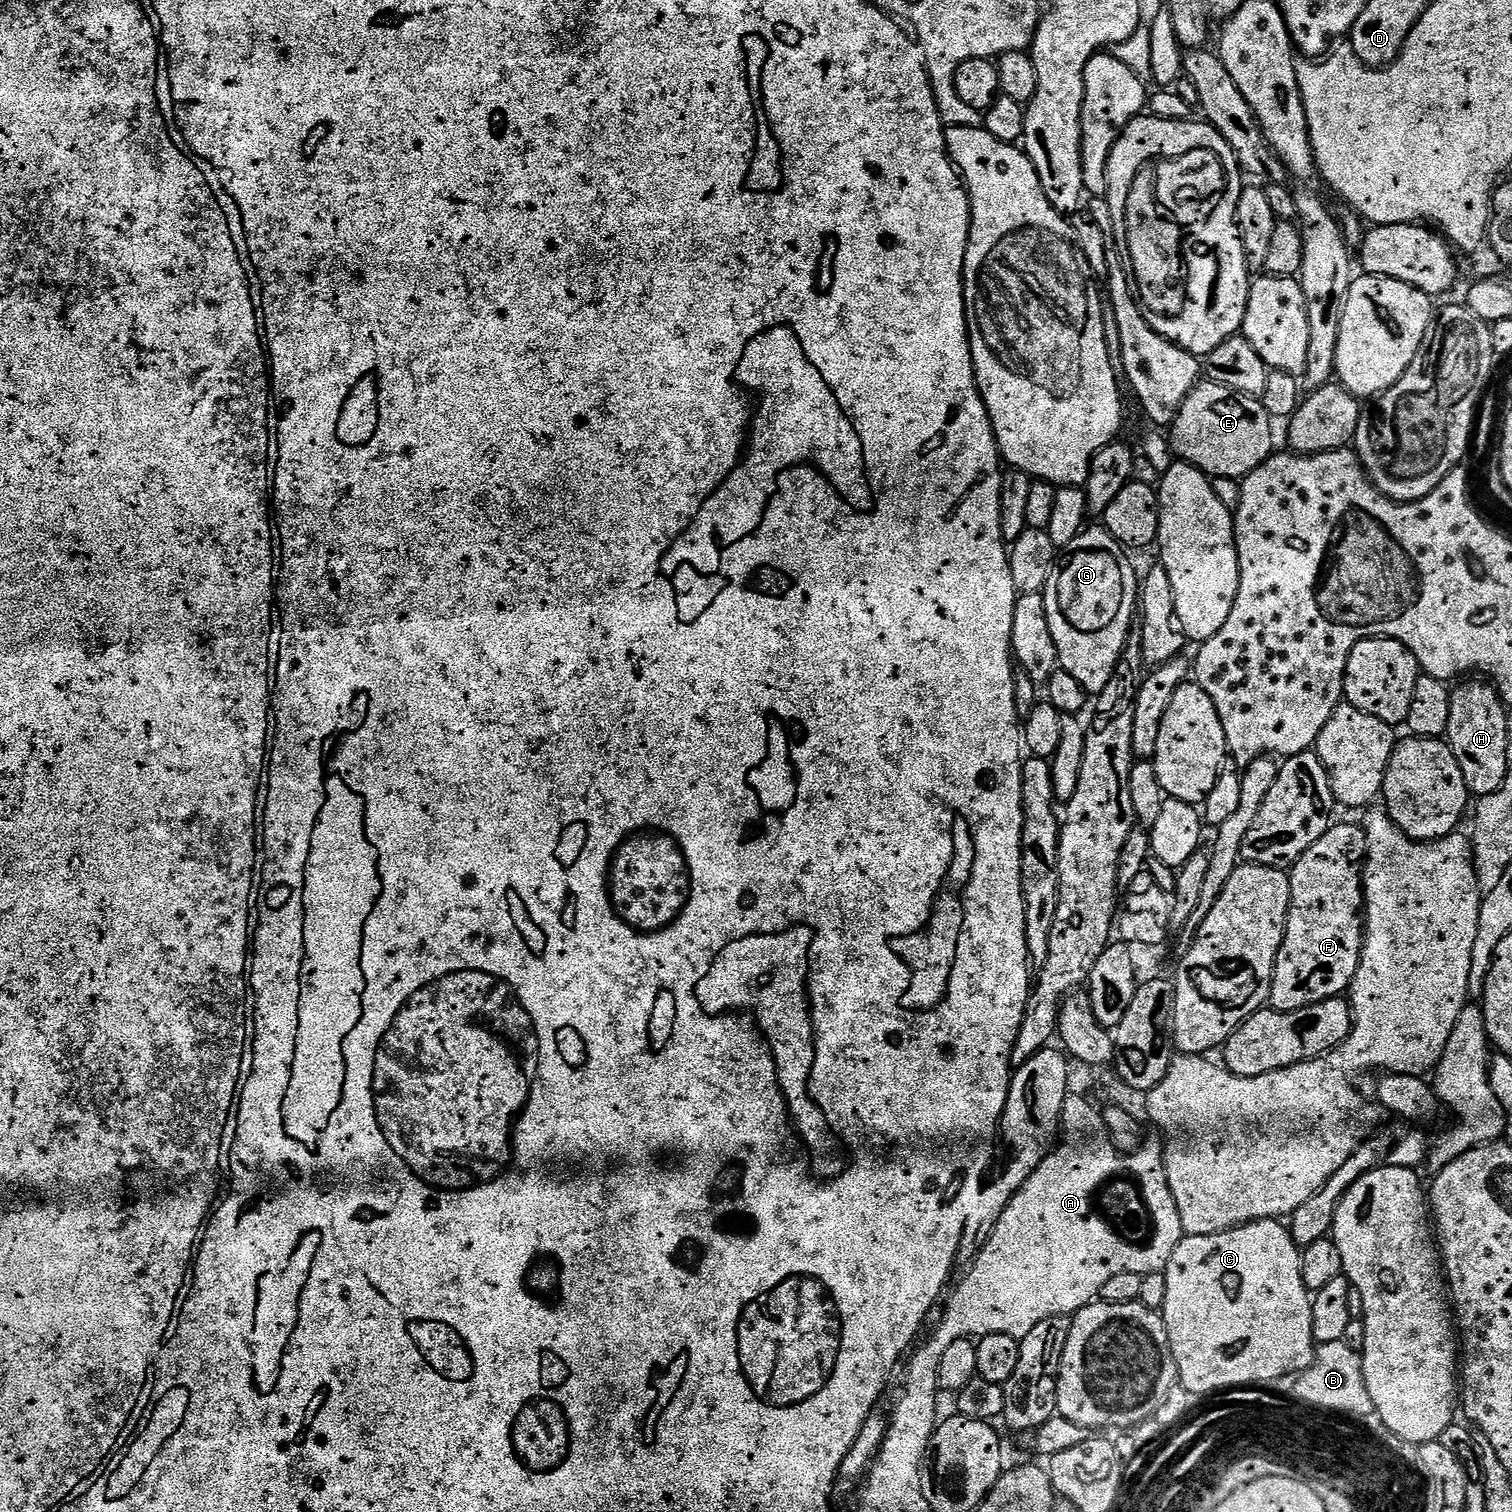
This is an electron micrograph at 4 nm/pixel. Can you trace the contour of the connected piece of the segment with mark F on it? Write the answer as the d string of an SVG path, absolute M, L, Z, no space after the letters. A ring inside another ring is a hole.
M1336 822L1326 830L1326 834L1322 834L1322 838L1318 838L1318 842L1314 842L1308 847L1306 854L1302 854L1302 858L1298 858L1295 864L1291 865L1292 906L1288 910L1288 924L1284 927L1284 941L1278 950L1278 958L1276 959L1274 974L1272 975L1270 1004L1277 1012L1293 1012L1299 1008L1309 1008L1312 1004L1322 1004L1325 1000L1332 1000L1336 996L1344 996L1351 989L1352 979L1358 970L1360 955L1364 949L1364 925L1366 921L1366 907L1364 905L1364 862L1367 858L1368 839L1366 838L1363 827L1359 823L1340 824L1340 822Z

